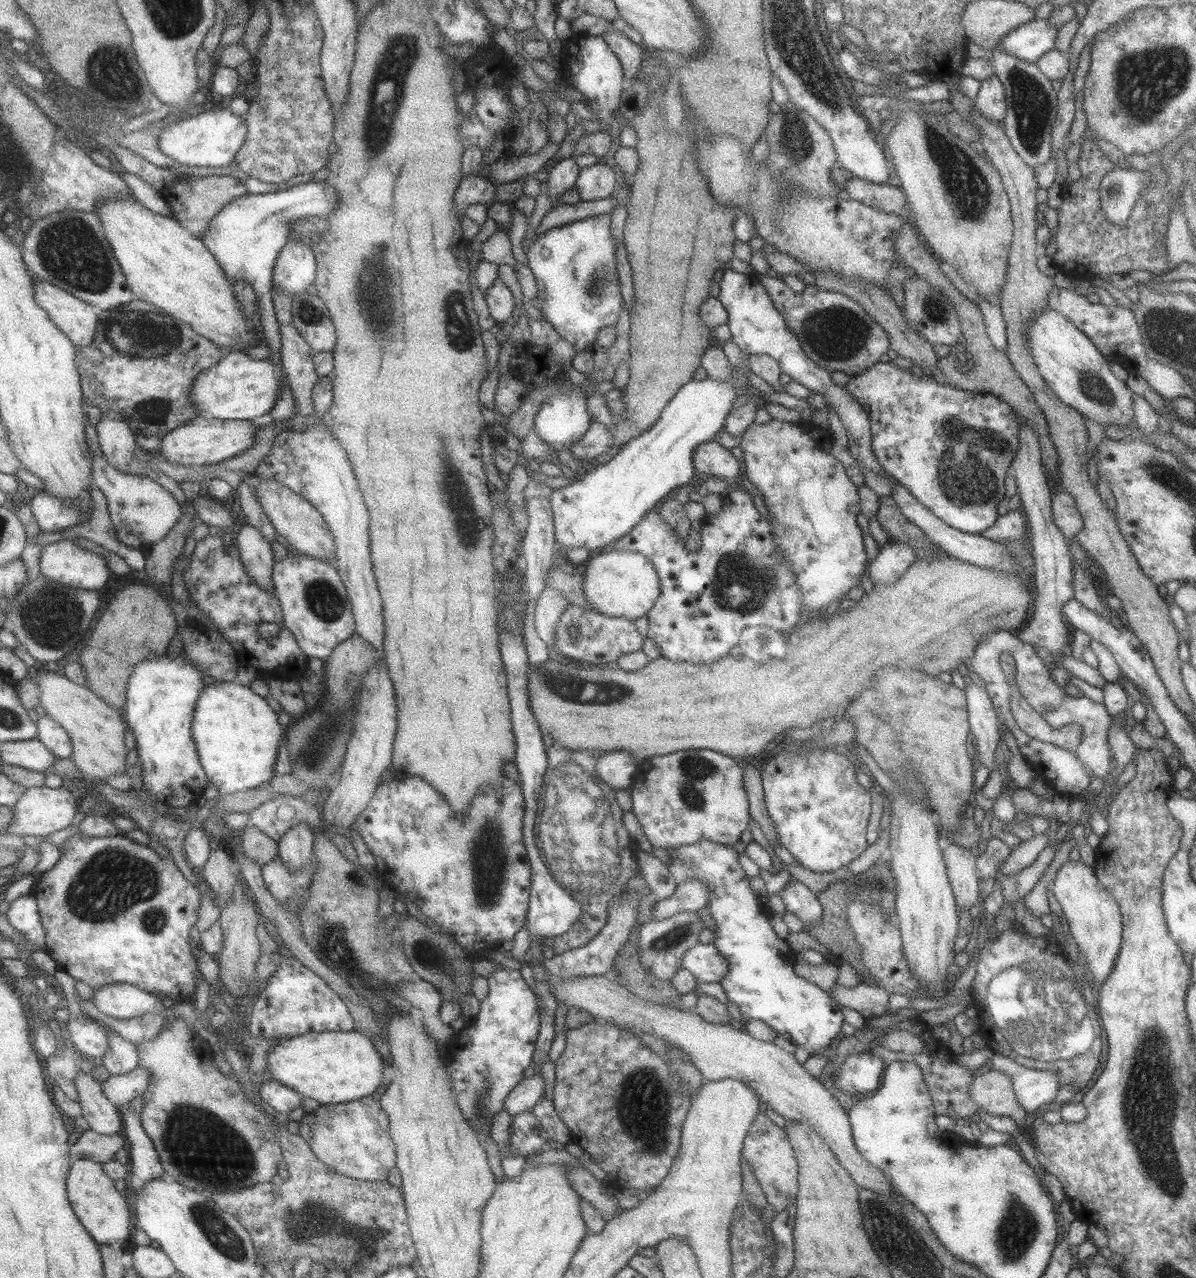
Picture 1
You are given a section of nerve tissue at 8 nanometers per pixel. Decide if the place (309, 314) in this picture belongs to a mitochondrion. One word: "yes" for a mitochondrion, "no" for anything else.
yes

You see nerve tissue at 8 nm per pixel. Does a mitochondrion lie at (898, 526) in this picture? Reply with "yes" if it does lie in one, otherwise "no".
yes

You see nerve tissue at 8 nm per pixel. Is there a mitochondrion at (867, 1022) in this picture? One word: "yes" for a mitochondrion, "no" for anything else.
no

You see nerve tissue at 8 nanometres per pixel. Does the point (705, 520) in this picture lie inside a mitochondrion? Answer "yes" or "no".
no

